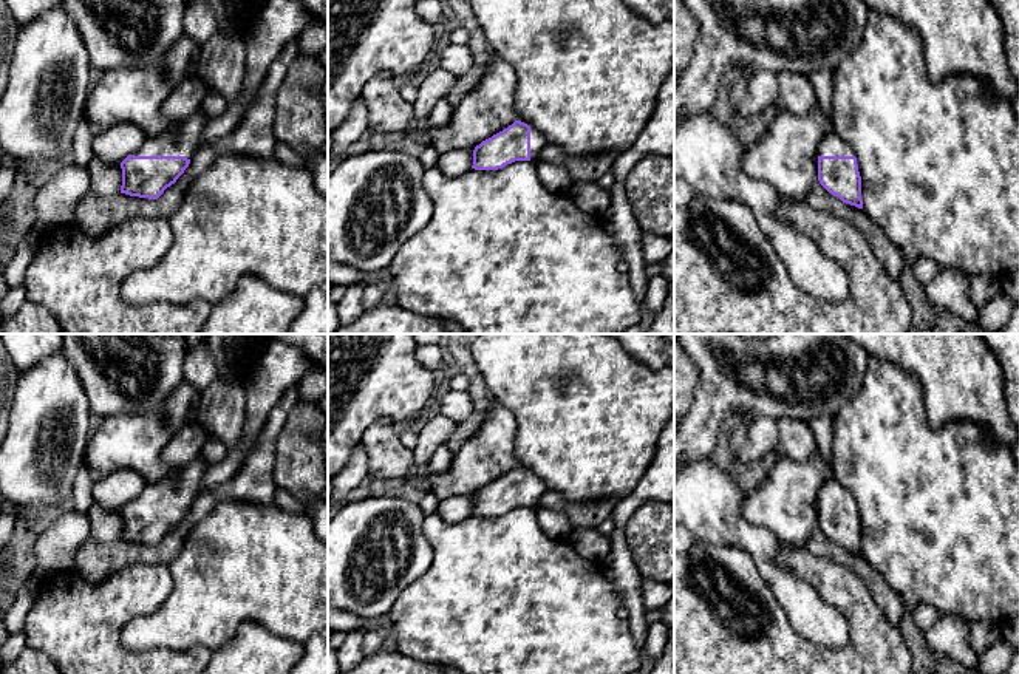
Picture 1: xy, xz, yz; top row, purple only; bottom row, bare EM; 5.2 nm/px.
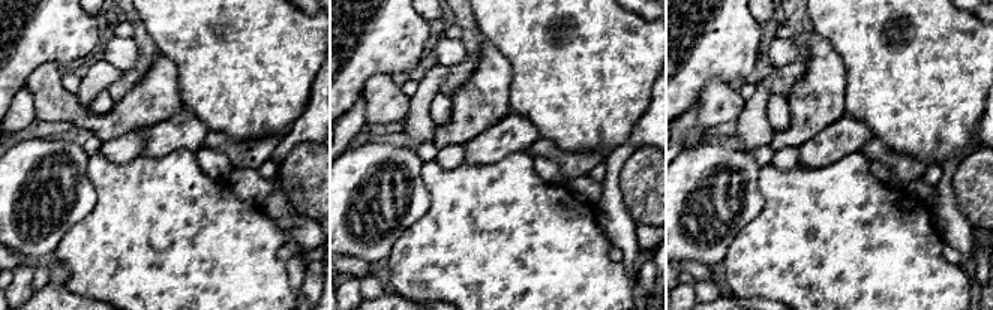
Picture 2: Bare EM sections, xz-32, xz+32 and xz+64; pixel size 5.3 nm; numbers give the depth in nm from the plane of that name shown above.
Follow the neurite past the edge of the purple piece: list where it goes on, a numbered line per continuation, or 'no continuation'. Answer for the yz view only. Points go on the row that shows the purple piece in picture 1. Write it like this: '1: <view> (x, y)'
1: yz (831, 144)

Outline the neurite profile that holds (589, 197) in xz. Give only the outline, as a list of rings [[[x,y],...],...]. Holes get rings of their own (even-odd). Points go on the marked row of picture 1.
[[[577,182],[567,189],[567,195],[584,212],[600,216],[611,204],[609,190],[597,182]]]

